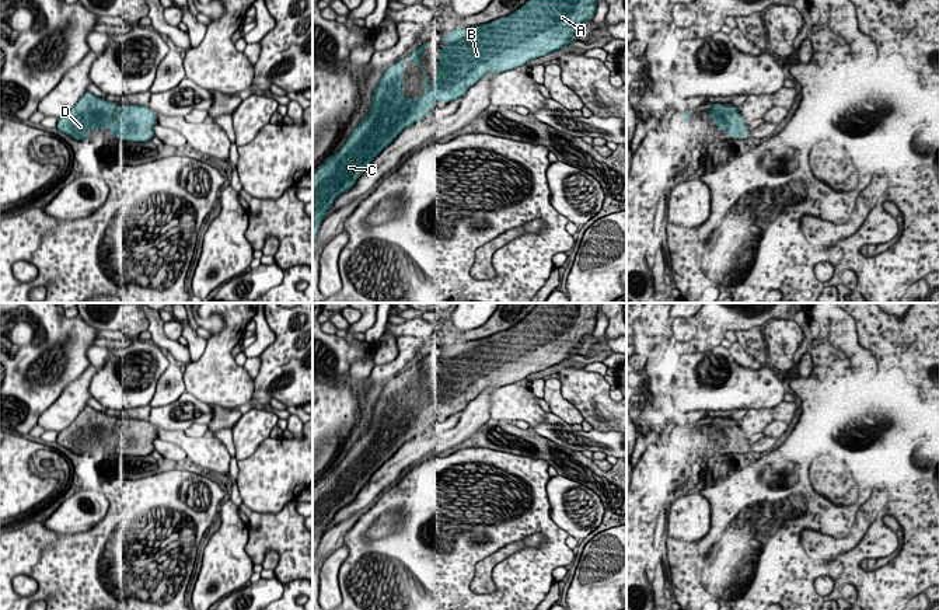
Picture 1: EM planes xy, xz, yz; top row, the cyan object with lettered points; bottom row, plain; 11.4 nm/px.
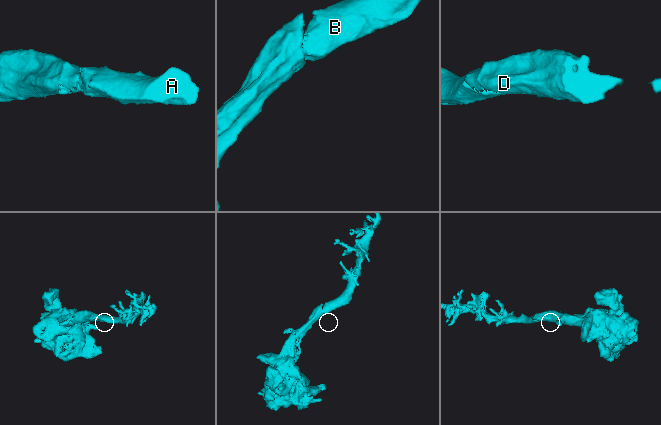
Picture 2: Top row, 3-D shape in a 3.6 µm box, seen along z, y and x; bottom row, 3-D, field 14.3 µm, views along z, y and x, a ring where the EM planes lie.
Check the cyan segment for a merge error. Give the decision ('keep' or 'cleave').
keep

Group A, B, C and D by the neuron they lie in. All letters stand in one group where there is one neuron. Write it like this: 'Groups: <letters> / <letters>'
Groups: A B C D

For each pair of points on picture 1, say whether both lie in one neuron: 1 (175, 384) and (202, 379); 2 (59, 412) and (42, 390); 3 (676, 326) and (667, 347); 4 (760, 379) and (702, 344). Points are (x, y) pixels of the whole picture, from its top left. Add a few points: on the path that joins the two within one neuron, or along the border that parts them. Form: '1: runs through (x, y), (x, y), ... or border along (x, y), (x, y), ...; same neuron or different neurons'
1: border along (182, 372), (187, 390); different neurons
2: border along (74, 379), (41, 414), (37, 424); different neurons
3: border along (670, 331), (676, 340), (688, 341); different neurons
4: border along (719, 344), (705, 351), (688, 352); different neurons

